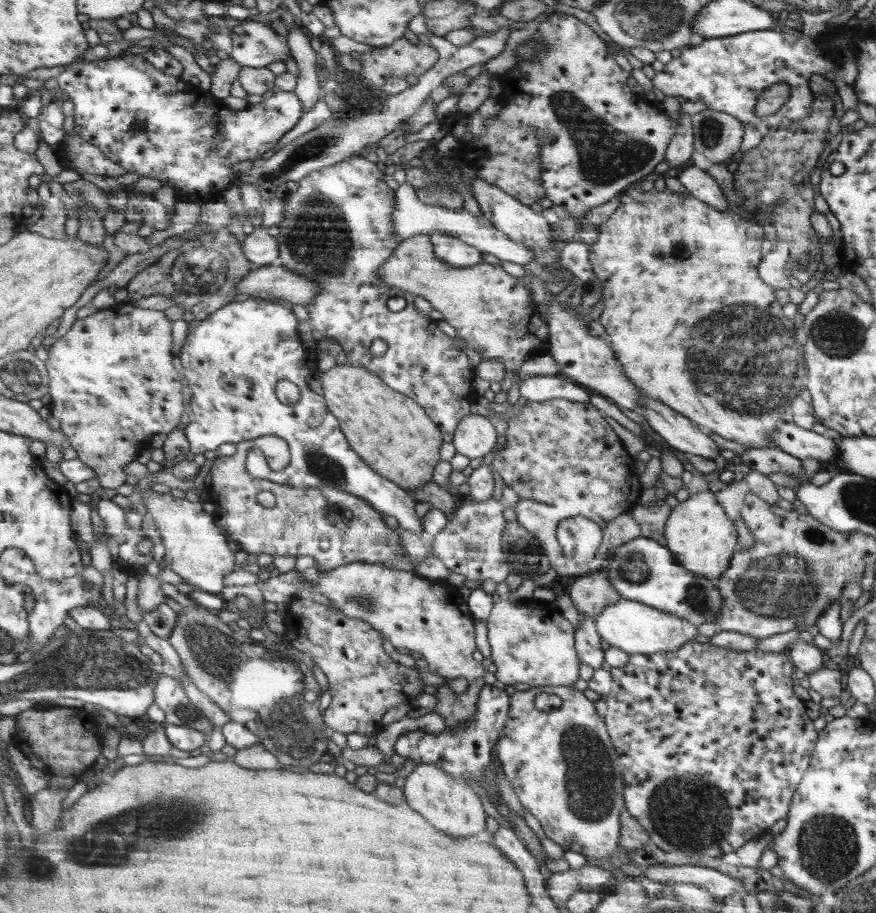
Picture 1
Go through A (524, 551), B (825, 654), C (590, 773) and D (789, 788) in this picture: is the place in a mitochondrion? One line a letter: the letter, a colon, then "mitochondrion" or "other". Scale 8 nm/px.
A: mitochondrion
B: other
C: mitochondrion
D: other

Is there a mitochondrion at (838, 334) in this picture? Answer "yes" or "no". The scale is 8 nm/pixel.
yes

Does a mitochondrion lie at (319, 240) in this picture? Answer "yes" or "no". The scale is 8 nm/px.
yes

